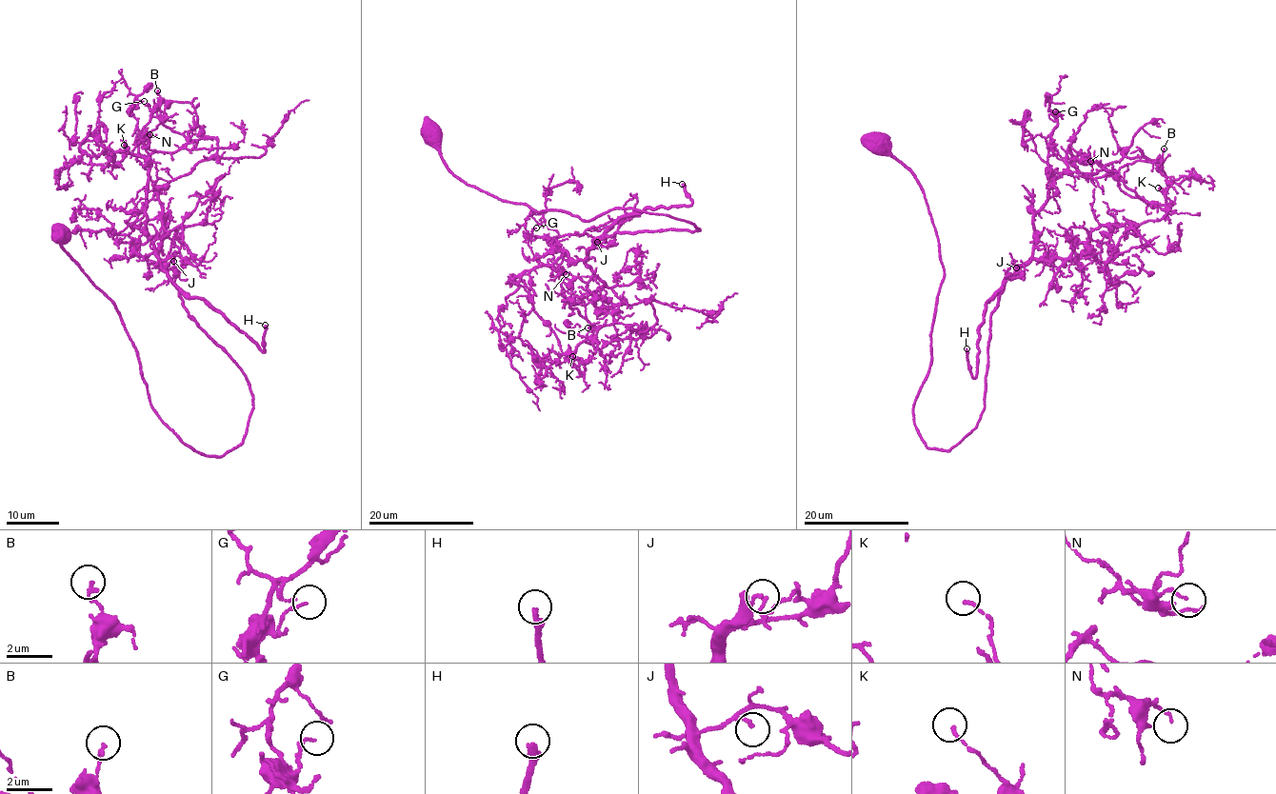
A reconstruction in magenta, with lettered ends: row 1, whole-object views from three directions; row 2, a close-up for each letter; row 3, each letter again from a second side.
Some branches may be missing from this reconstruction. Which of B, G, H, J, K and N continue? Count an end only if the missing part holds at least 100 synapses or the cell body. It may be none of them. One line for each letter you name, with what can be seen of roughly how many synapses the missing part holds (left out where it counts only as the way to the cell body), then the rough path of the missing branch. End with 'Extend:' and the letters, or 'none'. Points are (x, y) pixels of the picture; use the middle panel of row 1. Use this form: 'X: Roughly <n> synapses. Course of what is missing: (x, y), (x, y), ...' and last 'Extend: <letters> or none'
H: Roughly 250 synapses. Course of what is missing: (682, 184), (727, 168), (697, 206), (707, 220), (692, 252), (644, 288), (576, 313), (553, 267)
Extend: H

